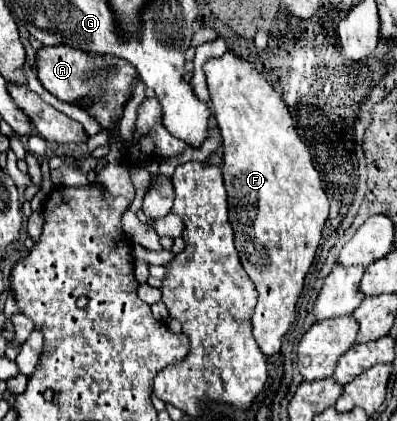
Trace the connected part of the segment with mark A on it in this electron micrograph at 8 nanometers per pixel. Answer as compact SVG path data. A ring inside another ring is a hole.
M52 46L52 48L42 48L38 52L38 60L36 60L36 70L38 70L38 78L42 82L42 86L54 94L58 100L74 104L76 102L84 102L84 98L92 98L92 110L88 112L104 130L108 130L110 126L114 126L124 112L124 106L130 98L130 90L132 90L132 82L136 78L136 68L130 62L124 62L120 58L114 56L88 56L86 52L80 52L76 48L60 48L60 46ZM108 68L106 76L96 74L96 70Z

